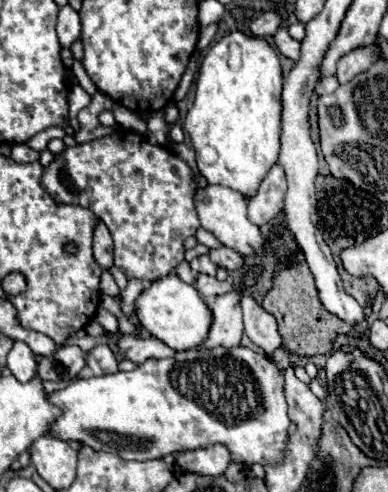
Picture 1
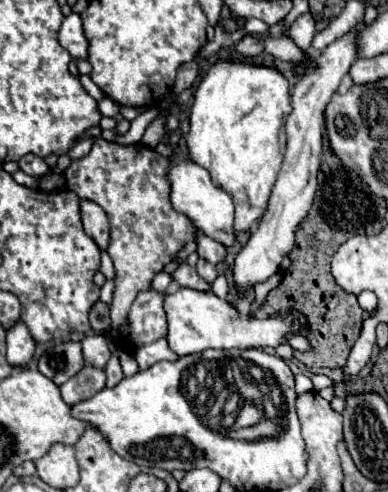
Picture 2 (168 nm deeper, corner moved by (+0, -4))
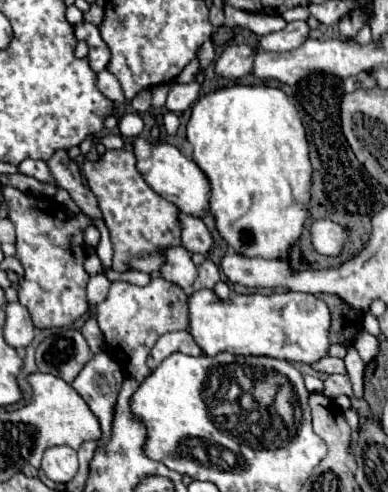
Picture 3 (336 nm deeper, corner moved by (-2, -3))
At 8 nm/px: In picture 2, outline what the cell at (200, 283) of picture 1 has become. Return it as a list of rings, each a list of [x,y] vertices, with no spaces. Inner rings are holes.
[[[182,263],[180,269],[176,269],[172,275],[180,287],[188,287],[188,289],[196,289],[196,291],[210,291],[212,289],[212,285],[208,285],[204,279],[200,279],[196,269],[190,267],[188,263]]]

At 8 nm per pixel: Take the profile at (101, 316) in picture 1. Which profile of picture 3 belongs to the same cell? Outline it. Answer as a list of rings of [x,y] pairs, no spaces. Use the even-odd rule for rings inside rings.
[[[96,274],[90,278],[90,282],[88,282],[88,304],[90,304],[90,308],[94,308],[98,302],[106,300],[108,288],[110,288],[110,280],[104,274]]]

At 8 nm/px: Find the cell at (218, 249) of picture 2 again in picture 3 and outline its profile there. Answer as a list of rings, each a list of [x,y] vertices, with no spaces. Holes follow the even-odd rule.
[[[178,212],[178,222],[182,228],[182,246],[188,252],[206,254],[212,248],[212,236],[200,218]]]

